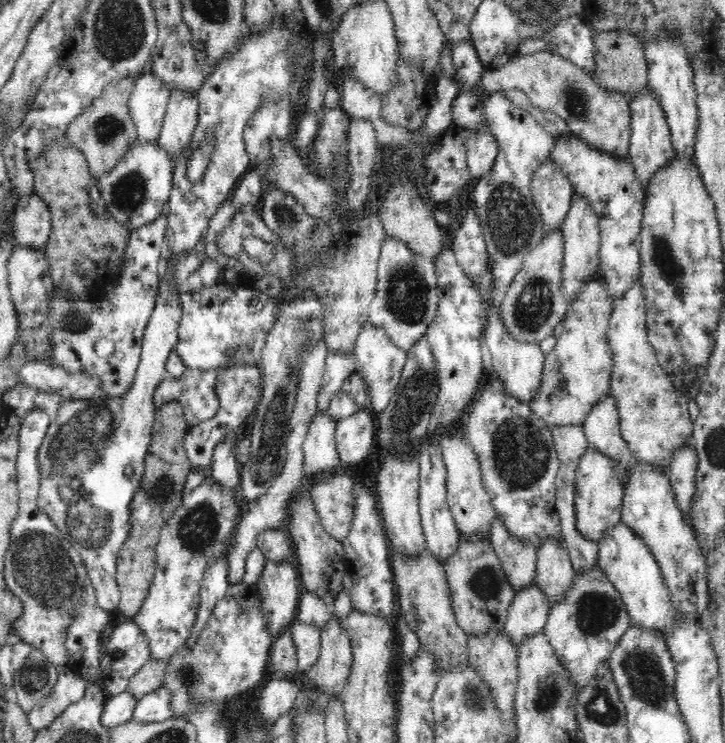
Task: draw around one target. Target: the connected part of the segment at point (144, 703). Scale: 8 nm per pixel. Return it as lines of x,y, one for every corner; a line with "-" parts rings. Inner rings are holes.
164,684
139,698
133,713
133,720
138,722
158,722
172,717
170,689

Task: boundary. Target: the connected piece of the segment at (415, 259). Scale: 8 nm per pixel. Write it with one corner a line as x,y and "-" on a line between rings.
387,237
380,251
376,296
369,310
372,325
384,329
394,344
408,352
415,342
426,335
429,324
435,319
438,301
434,261
414,253
398,238

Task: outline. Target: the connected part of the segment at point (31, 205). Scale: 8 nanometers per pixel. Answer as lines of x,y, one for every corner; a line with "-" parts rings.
30,193
20,197
14,208
15,244
44,250
52,232
51,212
42,197

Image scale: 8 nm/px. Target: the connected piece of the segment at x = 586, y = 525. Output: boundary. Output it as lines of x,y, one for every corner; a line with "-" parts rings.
588,446
576,470
575,514
576,529
597,544
603,538
604,531
621,521
621,510
625,494
621,473
615,463
600,453
594,446

